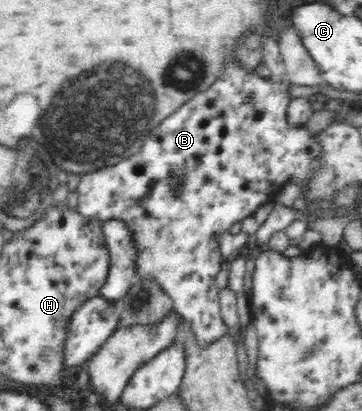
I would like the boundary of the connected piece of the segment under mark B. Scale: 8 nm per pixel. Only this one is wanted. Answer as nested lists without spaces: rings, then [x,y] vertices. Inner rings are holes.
[[[267,36],[266,40],[264,40],[264,46],[261,46],[261,52],[263,55],[262,62],[268,67],[268,71],[271,73],[270,77],[258,75],[258,72],[248,72],[244,66],[240,66],[236,62],[234,49],[228,46],[226,51],[223,52],[223,70],[220,71],[219,78],[214,80],[213,84],[210,84],[206,90],[194,94],[186,104],[179,106],[174,111],[174,114],[171,114],[156,128],[153,128],[141,144],[139,150],[132,156],[122,159],[120,163],[114,166],[105,166],[93,173],[82,175],[76,189],[78,192],[76,209],[82,215],[83,220],[98,221],[100,225],[108,221],[118,221],[123,228],[126,228],[127,234],[130,236],[130,242],[135,248],[136,280],[140,282],[156,282],[161,287],[163,293],[171,299],[174,312],[186,319],[186,323],[189,324],[190,328],[193,328],[194,334],[197,335],[198,341],[201,342],[211,342],[212,339],[227,335],[229,331],[229,328],[227,328],[227,325],[221,318],[216,276],[226,266],[223,258],[239,256],[244,253],[244,246],[249,235],[243,231],[240,231],[238,234],[232,234],[228,230],[236,222],[252,217],[258,208],[268,203],[270,195],[284,187],[287,183],[296,183],[300,187],[302,184],[306,184],[307,176],[310,175],[310,162],[319,154],[319,148],[315,146],[314,135],[310,134],[306,126],[290,127],[286,123],[286,110],[292,98],[289,94],[290,82],[285,79],[287,73],[277,38]],[[171,181],[176,182],[174,187],[169,184]]]

